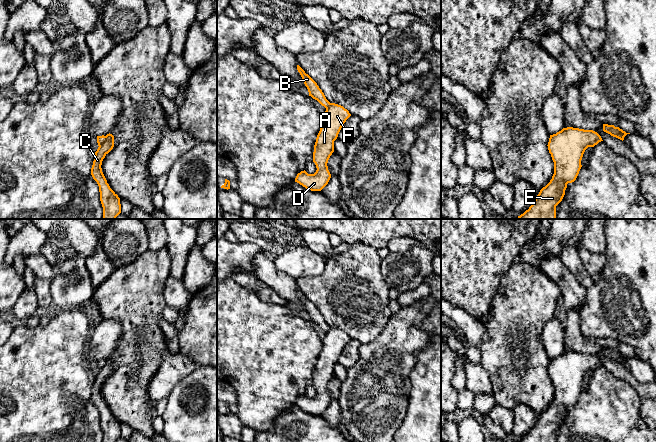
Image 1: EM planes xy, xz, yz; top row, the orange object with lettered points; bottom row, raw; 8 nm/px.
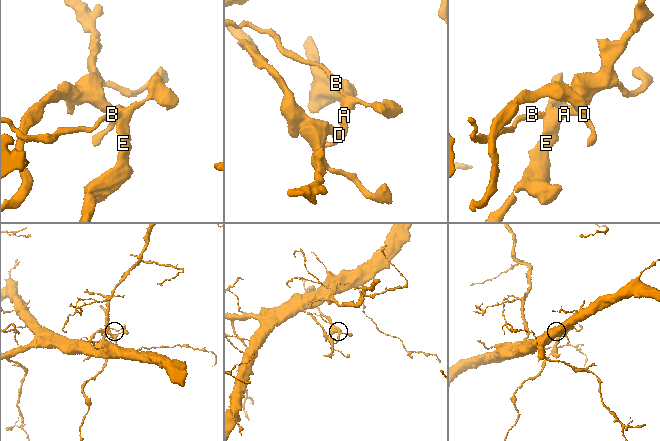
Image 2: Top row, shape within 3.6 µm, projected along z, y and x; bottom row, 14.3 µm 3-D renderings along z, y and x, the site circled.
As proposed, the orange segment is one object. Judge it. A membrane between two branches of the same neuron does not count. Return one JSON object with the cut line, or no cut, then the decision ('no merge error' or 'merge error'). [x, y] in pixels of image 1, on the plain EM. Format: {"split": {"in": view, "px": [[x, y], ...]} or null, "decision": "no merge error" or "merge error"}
{"split": {"in": "xy", "px": [[106, 360], [99, 370]]}, "decision": "merge error"}

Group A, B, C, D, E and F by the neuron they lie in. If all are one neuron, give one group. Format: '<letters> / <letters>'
A C D E F / B

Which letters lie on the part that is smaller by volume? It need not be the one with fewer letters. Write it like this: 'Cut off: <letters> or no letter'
Cut off: A, C, D, E, F

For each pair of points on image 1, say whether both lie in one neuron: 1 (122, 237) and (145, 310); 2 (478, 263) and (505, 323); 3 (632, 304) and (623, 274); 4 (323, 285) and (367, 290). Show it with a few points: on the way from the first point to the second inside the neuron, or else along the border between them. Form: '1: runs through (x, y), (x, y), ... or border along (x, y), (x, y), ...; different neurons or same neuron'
1: border along (148, 248), (132, 261), (116, 268); different neurons
2: border along (503, 275), (488, 310); different neurons
3: runs through (632, 297), (632, 283), (630, 281); same neuron
4: runs through (334, 288), (336, 290), (356, 290); same neuron

